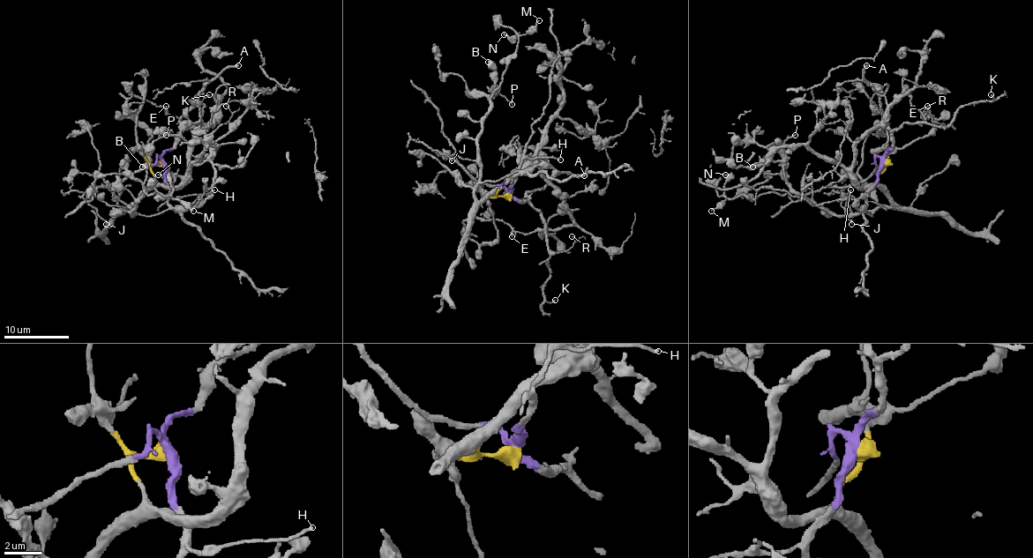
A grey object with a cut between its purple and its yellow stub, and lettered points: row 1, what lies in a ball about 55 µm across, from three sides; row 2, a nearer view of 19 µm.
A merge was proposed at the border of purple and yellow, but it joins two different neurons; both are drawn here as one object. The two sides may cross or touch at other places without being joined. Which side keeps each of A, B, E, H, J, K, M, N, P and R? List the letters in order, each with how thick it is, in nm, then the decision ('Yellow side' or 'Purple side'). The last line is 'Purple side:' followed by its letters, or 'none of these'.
A: Thickness 280 nm. Purple side
B: Thickness 600 nm. Yellow side
E: Thickness 110 nm. Purple side
H: Thickness 140 nm. Purple side
J: Thickness 160 nm. Purple side
K: Thickness 120 nm. Purple side
M: Thickness 140 nm. Yellow side
N: Thickness 140 nm. Yellow side
P: Thickness 130 nm. Yellow side
R: Thickness 120 nm. Purple side
Purple side: A, E, H, J, K, R

